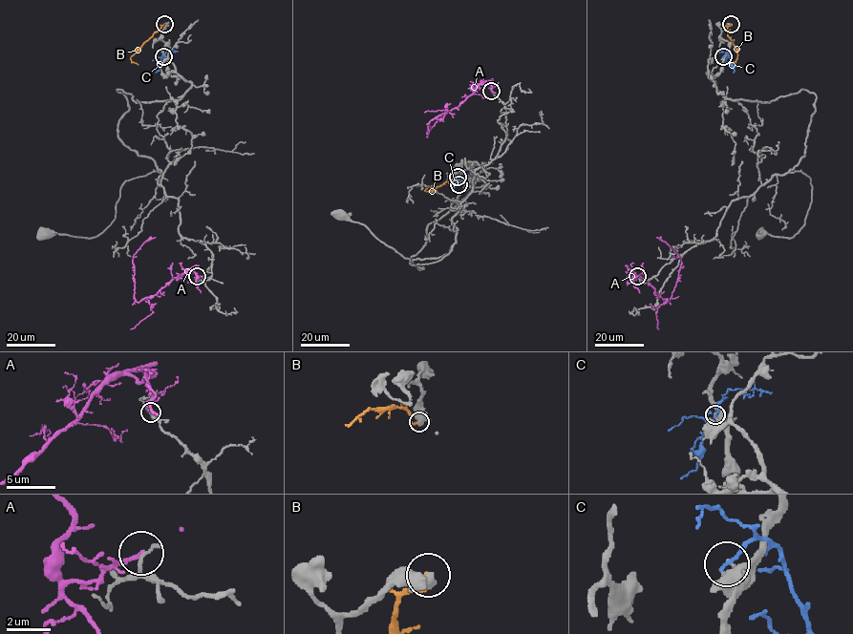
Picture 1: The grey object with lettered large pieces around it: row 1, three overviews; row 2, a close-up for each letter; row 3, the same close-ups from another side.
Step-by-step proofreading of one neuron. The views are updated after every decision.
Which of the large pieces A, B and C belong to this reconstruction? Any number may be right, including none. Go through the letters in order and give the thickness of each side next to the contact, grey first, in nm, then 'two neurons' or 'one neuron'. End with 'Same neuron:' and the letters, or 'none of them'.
A: 170 nm thick on the grey side, 180 nm on the other; two neurons
B: 650 nm thick on the grey side, 170 nm on the other; two neurons
C: 240 nm thick on the grey side, 180 nm on the other; two neurons
Same neuron: none of them

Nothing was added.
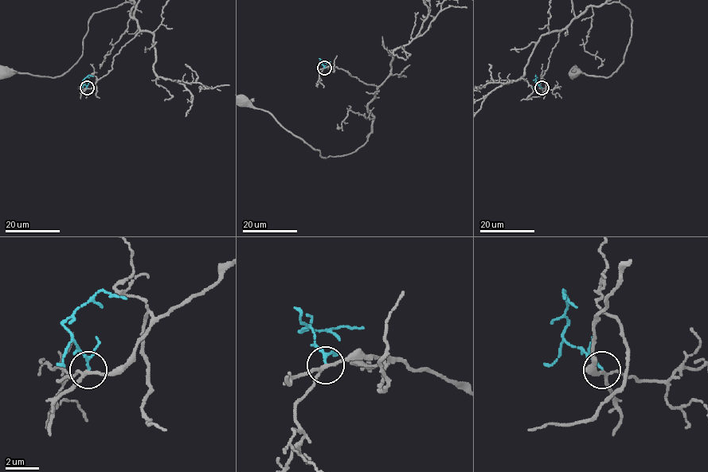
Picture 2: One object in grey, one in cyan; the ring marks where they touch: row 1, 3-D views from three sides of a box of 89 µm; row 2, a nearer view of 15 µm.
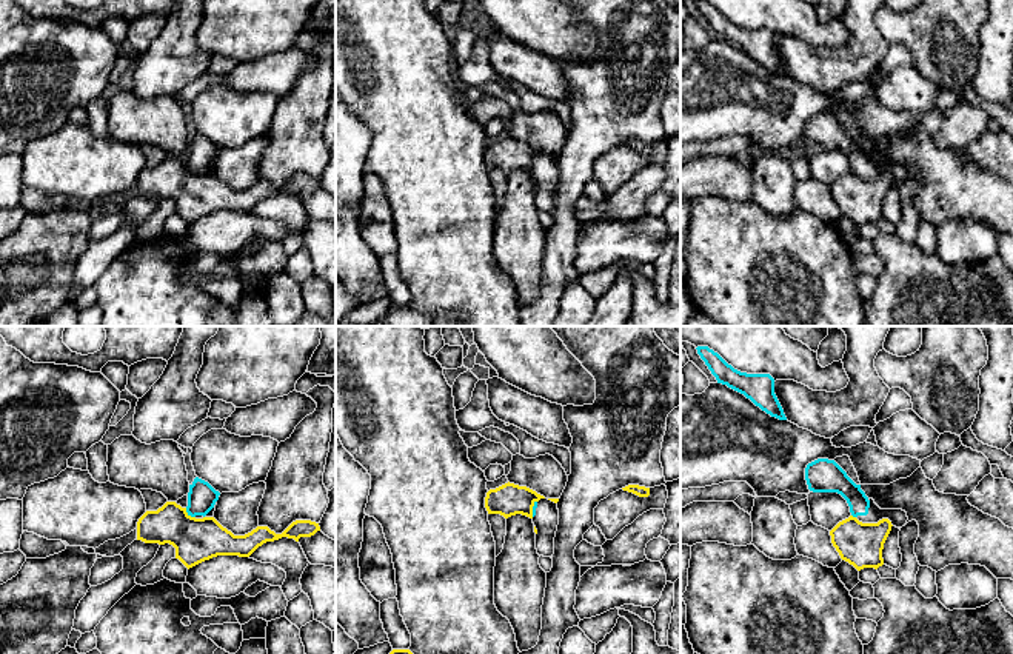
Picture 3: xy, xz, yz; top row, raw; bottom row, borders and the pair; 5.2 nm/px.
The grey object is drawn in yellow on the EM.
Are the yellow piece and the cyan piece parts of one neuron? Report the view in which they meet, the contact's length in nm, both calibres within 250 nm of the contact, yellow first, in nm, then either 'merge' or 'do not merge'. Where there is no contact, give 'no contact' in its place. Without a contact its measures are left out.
xy | 80 nm | 220/150 nm | do not merge

